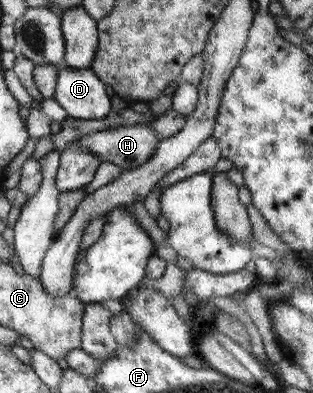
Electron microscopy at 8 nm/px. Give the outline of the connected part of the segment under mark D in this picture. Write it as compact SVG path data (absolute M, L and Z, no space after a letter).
M60 68L53 95L69 117L99 120L112 116L112 93L106 84L87 68Z

